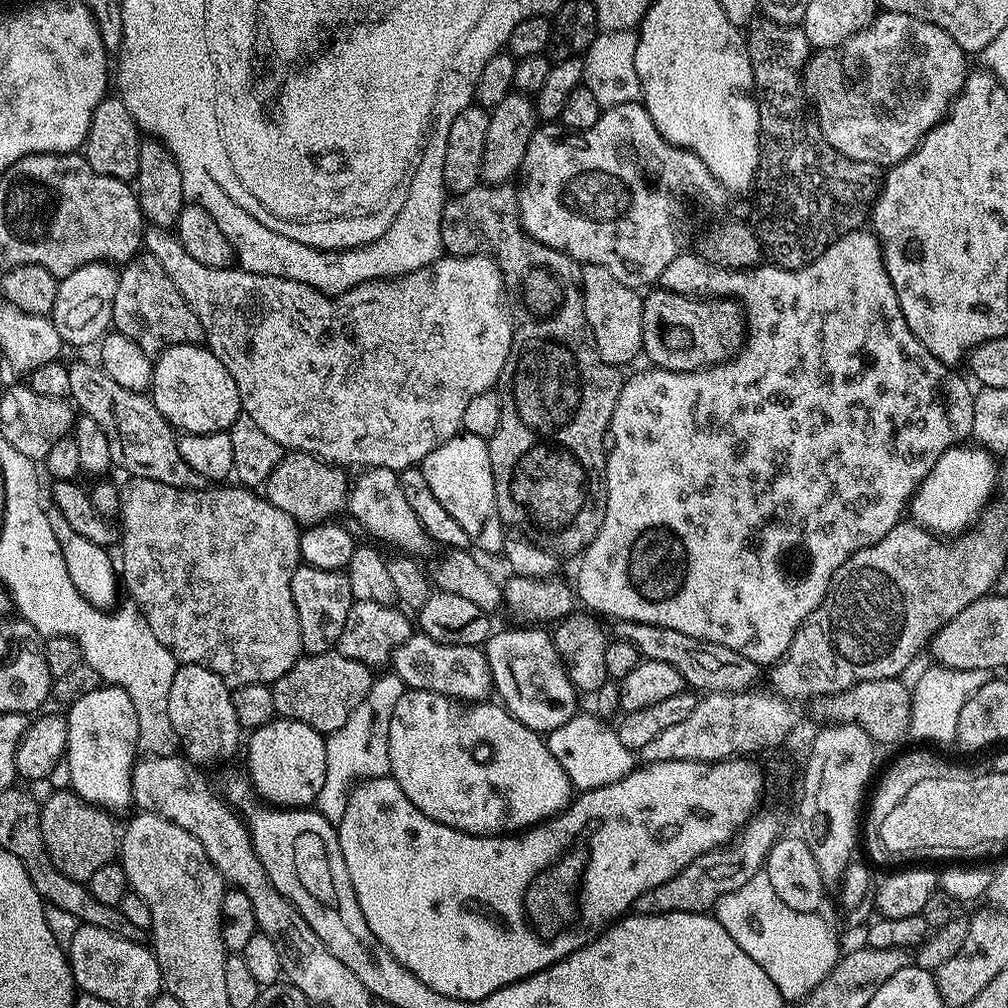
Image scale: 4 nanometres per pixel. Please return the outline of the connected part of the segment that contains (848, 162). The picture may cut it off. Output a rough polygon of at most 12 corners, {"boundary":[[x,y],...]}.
{"boundary":[[803,27],[747,33],[756,224],[801,268],[865,227],[881,165],[820,135]]}

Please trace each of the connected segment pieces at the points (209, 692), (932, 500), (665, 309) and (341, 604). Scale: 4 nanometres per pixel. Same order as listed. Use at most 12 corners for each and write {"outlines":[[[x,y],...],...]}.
{"outlines":[[[180,664],[170,722],[197,766],[242,748],[232,688],[214,670]],[[984,447],[946,450],[910,501],[941,538],[981,519],[998,488]],[[643,297],[647,363],[696,372],[739,354],[746,317],[727,298]],[[301,563],[290,578],[301,649],[340,643],[354,603],[347,571]]]}

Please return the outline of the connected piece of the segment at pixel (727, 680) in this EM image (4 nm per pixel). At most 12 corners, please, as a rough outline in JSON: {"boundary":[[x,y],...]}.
{"boundary":[[615,621],[615,639],[668,662],[700,694],[747,692],[750,658],[670,626]]}

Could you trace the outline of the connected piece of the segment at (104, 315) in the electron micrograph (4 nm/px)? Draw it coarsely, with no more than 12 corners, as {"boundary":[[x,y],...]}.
{"boundary":[[87,264],[56,285],[50,319],[65,345],[104,339],[119,271]]}

